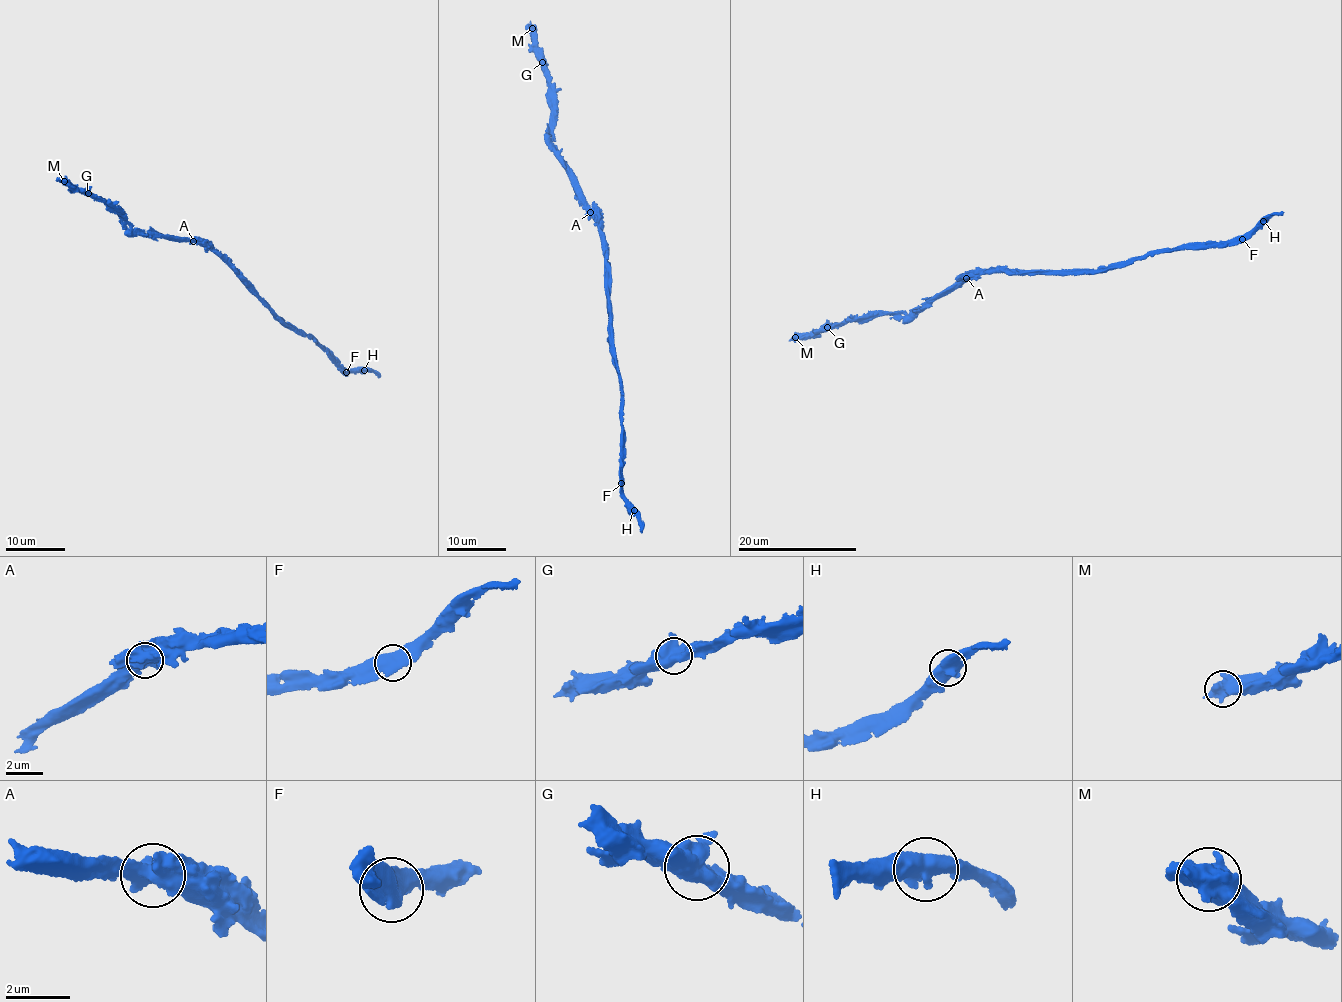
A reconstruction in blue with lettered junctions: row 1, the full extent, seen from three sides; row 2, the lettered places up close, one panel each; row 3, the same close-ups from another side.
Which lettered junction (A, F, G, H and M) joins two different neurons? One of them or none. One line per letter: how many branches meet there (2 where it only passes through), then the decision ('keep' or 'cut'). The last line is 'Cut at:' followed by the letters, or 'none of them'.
A: 3 | keep
F: 2 | keep
G: 3 | keep
H: 2 | keep
M: 2 | keep
Cut at: none of them

